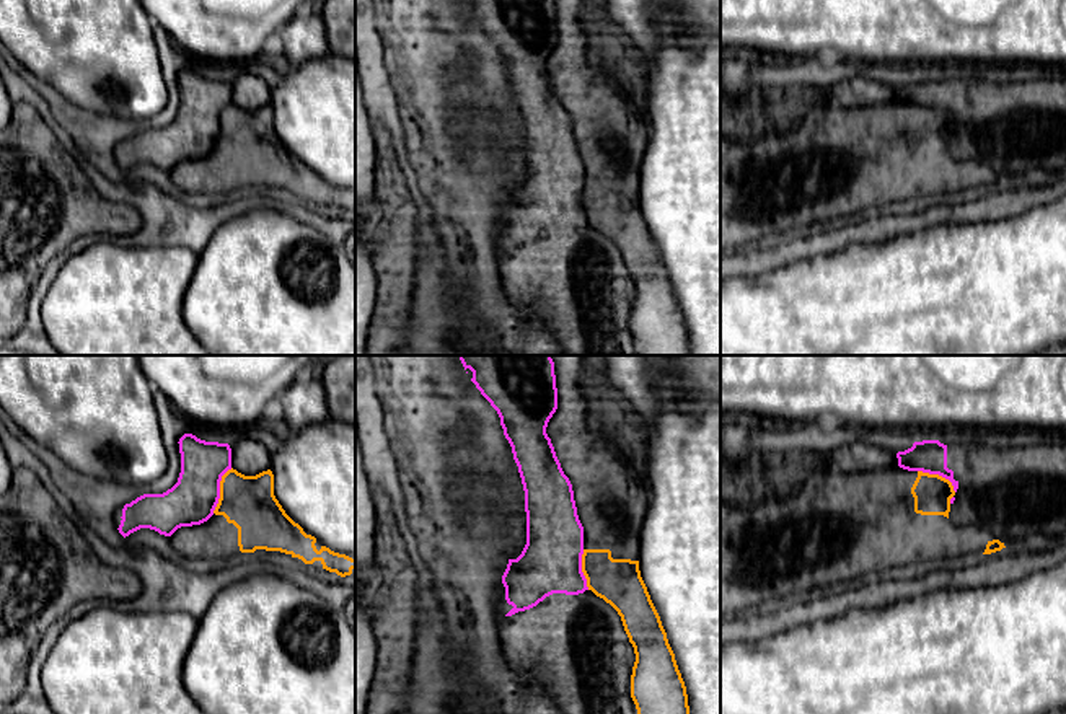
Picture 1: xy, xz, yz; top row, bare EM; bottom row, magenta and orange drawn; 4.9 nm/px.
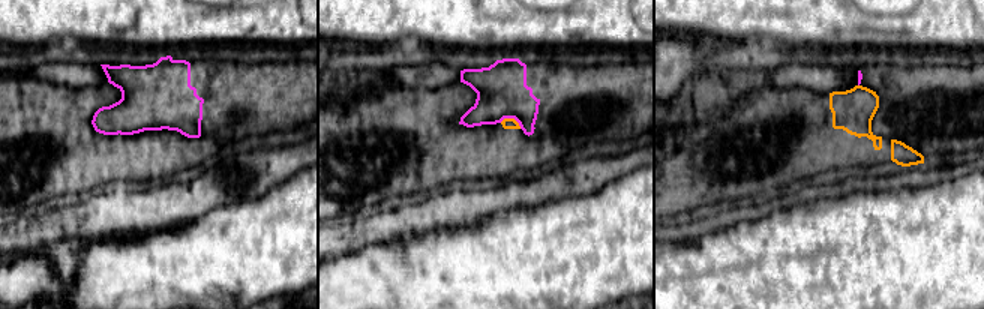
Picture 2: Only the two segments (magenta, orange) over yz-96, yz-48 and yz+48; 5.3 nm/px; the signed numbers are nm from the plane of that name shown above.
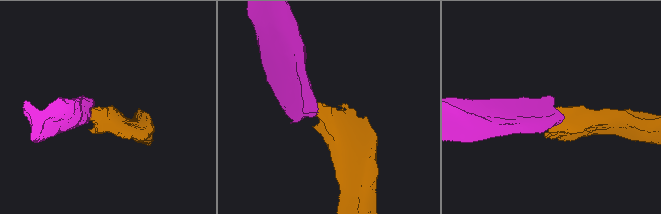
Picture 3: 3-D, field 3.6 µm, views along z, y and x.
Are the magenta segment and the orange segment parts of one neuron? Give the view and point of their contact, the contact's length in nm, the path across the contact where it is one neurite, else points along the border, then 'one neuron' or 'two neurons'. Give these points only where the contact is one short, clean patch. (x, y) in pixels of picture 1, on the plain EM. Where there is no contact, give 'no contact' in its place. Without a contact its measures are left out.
xy (219, 124) | 240 nm | along xy (232, 103), (222, 111), (220, 132), (212, 147) | two neurons

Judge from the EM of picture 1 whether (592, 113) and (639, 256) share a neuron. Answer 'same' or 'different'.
same

